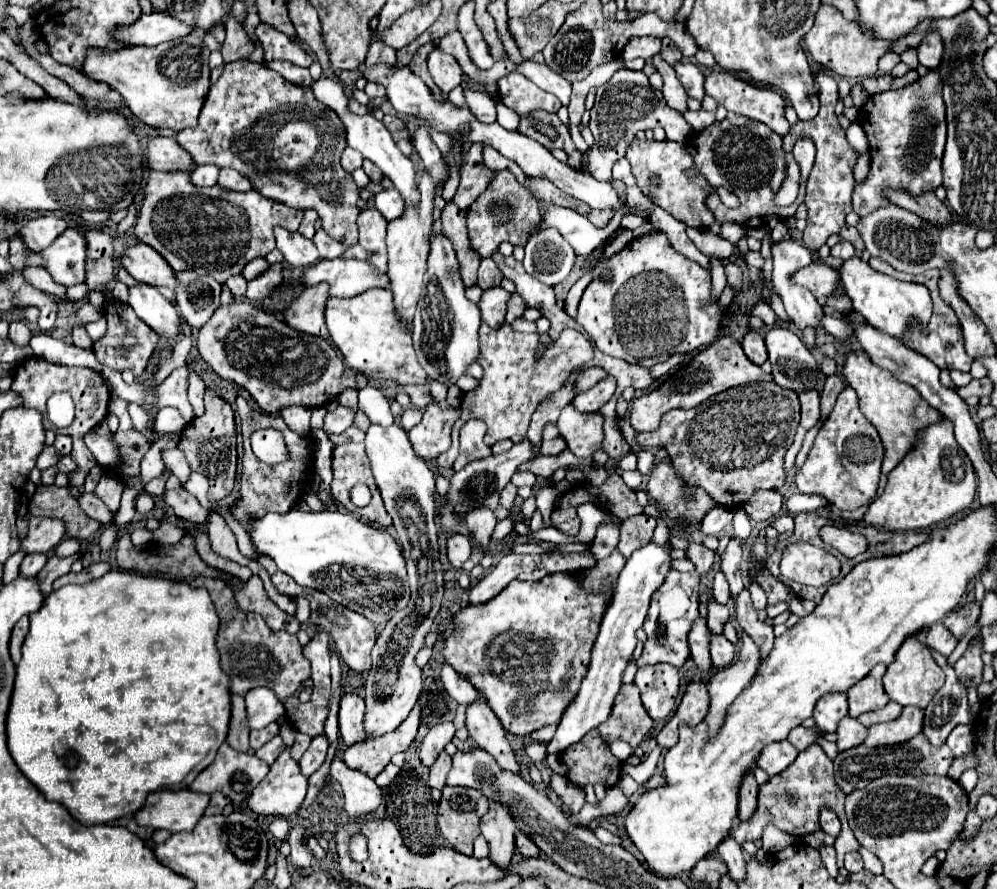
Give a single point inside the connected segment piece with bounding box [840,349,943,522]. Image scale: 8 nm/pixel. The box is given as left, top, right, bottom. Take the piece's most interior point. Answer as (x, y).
(897, 410)

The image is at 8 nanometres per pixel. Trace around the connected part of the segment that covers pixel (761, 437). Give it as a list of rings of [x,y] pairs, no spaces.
[[[773,381],[747,383],[739,387],[731,387],[725,393],[717,393],[709,397],[701,405],[693,409],[673,409],[665,413],[659,429],[649,433],[639,433],[637,441],[643,447],[663,447],[669,457],[673,469],[679,473],[679,479],[685,483],[685,497],[691,501],[691,489],[703,489],[715,501],[715,505],[723,507],[739,507],[747,497],[757,493],[759,489],[779,489],[785,483],[783,473],[783,457],[789,445],[795,439],[795,431],[799,425],[799,397],[791,389],[783,389]]]

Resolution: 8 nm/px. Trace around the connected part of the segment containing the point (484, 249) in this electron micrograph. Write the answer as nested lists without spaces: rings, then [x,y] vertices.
[[[497,171],[487,189],[473,201],[467,211],[471,247],[481,257],[493,257],[503,241],[525,247],[527,229],[531,225],[539,225],[539,203],[531,193],[527,193],[527,189],[523,189],[523,185],[517,183],[517,179],[509,171]]]

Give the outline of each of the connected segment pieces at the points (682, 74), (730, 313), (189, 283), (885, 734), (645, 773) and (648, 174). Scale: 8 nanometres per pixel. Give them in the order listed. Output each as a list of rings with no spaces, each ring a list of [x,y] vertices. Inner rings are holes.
[[[677,63],[675,65],[675,73],[677,73],[677,79],[683,83],[687,95],[695,97],[695,99],[703,99],[705,97],[705,75],[703,71],[697,67],[697,65],[685,65],[685,63]]]
[[[663,231],[635,237],[623,251],[603,261],[603,265],[599,263],[597,267],[603,267],[603,271],[599,271],[599,275],[593,273],[593,281],[587,285],[581,297],[575,321],[587,331],[601,353],[633,365],[651,367],[655,363],[667,361],[675,353],[689,353],[711,345],[719,337],[721,329],[729,325],[739,311],[735,303],[725,311],[719,307],[719,301],[711,297],[709,269],[677,253]],[[607,269],[611,271],[611,279],[603,279]]]
[[[181,271],[179,275],[179,289],[177,295],[177,307],[179,315],[195,329],[203,327],[207,319],[215,313],[219,307],[219,295],[221,285],[213,277],[199,277],[191,271]]]
[[[903,707],[903,713],[895,721],[871,725],[865,745],[879,747],[879,745],[903,743],[919,735],[921,727],[923,727],[923,711],[919,707]]]
[[[655,747],[647,759],[643,759],[637,767],[629,767],[629,765],[623,765],[623,775],[631,775],[639,785],[647,783],[651,777],[653,777],[653,771],[655,771],[655,765],[657,765],[657,759],[661,755],[663,747]]]
[[[634,139],[631,147],[627,149],[625,157],[631,163],[631,173],[635,175],[639,189],[655,205],[659,205],[661,209],[665,209],[667,213],[671,213],[675,219],[683,221],[689,227],[703,229],[703,227],[709,227],[709,225],[715,223],[711,211],[703,203],[705,197],[707,197],[707,193],[709,193],[707,181],[701,175],[697,175],[693,179],[689,179],[689,177],[683,175],[683,169],[687,169],[687,167],[693,165],[693,159],[687,153],[685,145],[679,145],[679,143],[669,141],[669,139],[665,139],[665,141]]]

